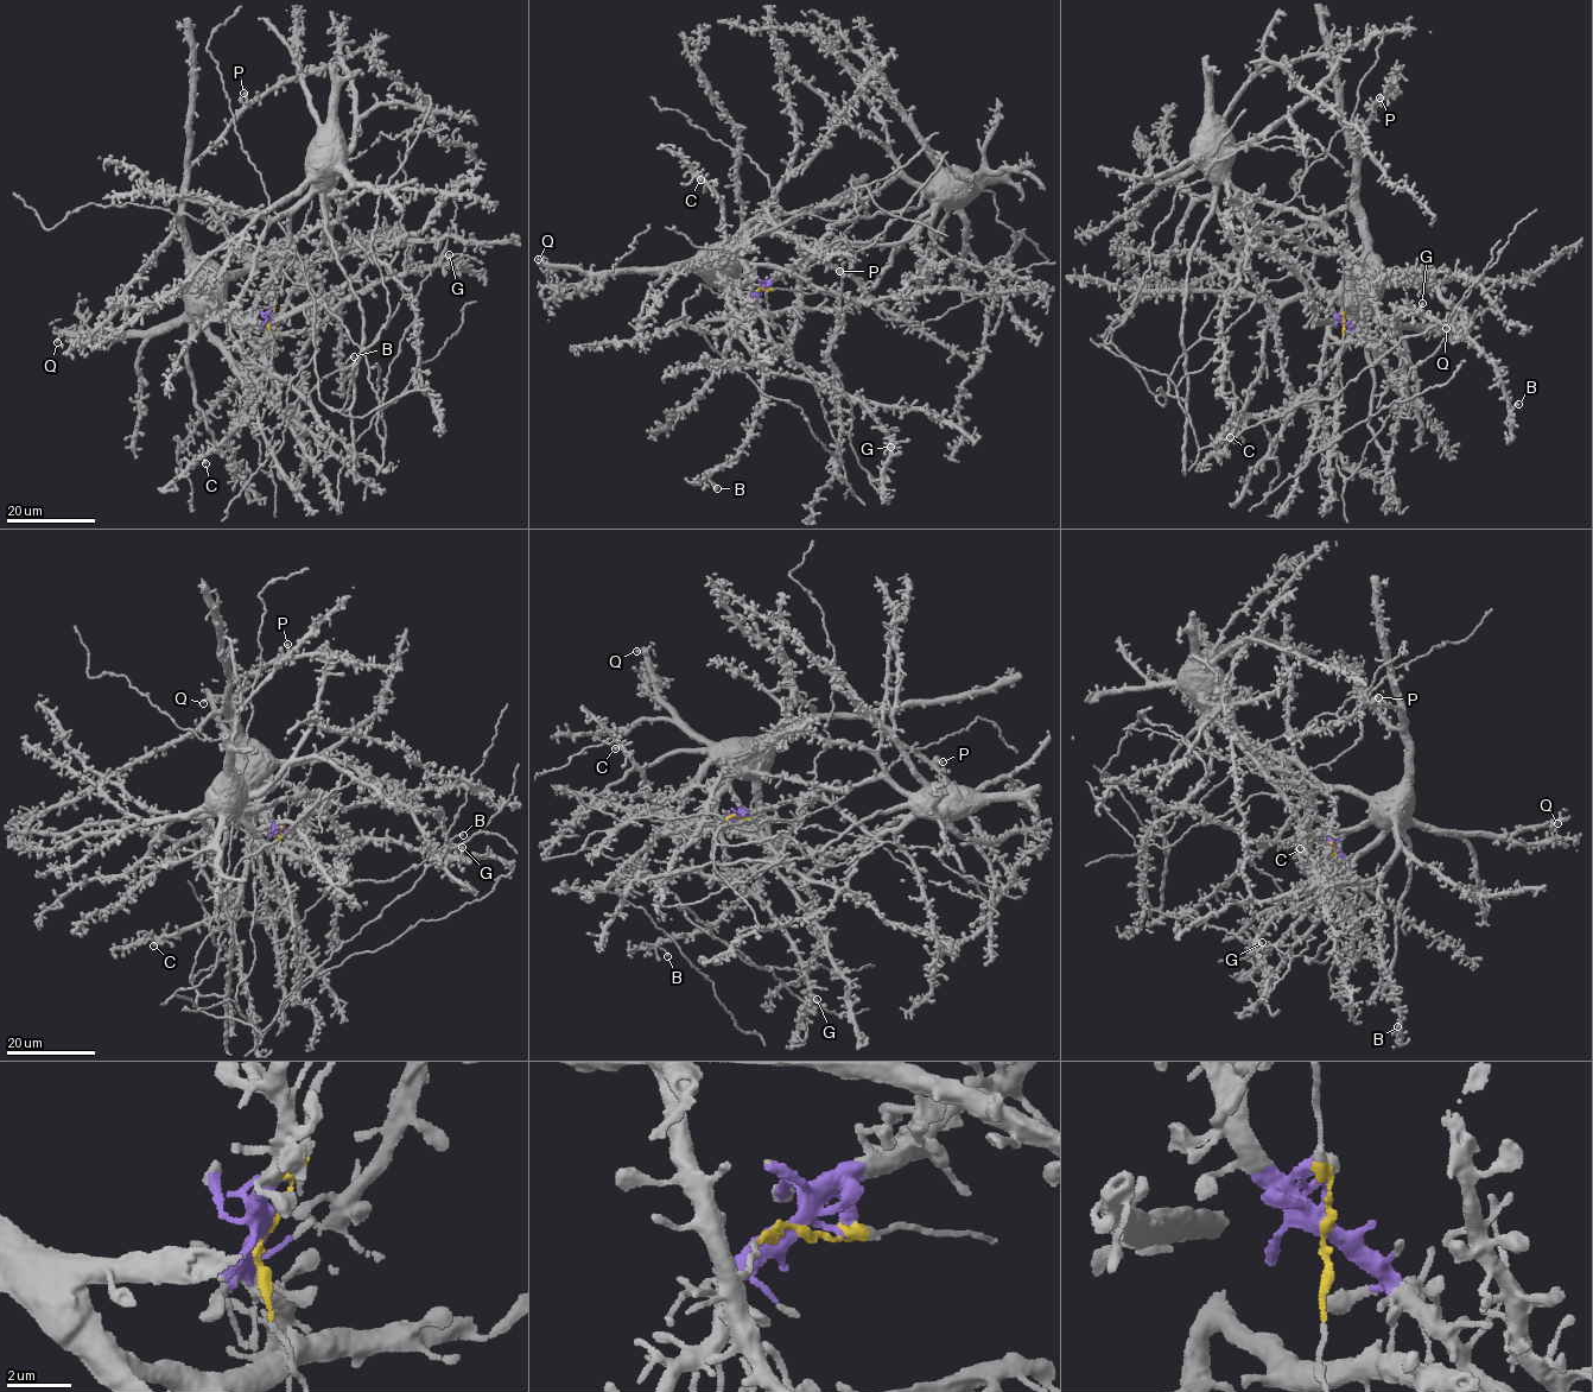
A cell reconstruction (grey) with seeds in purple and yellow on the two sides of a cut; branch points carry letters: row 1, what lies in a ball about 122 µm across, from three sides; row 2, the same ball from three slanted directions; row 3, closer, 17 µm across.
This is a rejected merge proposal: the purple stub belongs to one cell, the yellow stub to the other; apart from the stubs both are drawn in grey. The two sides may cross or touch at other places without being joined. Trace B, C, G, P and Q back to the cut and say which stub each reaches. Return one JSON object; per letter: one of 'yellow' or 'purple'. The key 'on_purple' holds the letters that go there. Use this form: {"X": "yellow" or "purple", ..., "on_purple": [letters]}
{"B": "yellow", "C": "yellow", "G": "yellow", "P": "yellow", "Q": "yellow", "on_purple": []}

